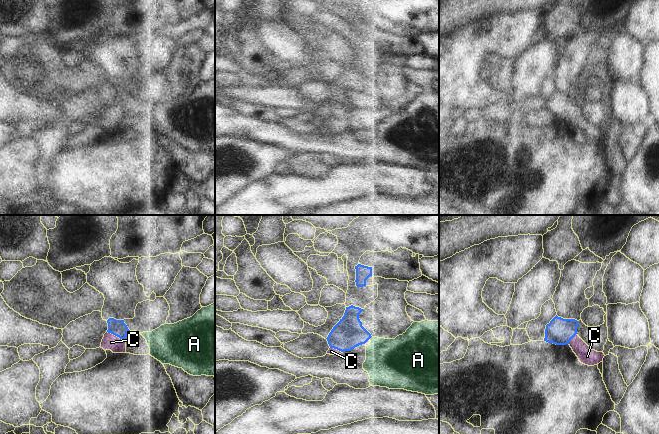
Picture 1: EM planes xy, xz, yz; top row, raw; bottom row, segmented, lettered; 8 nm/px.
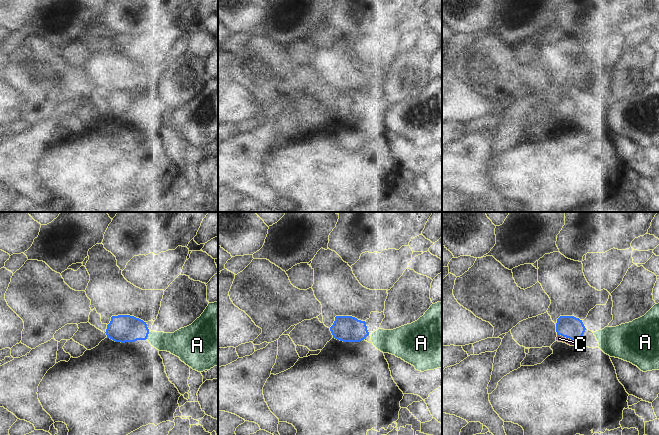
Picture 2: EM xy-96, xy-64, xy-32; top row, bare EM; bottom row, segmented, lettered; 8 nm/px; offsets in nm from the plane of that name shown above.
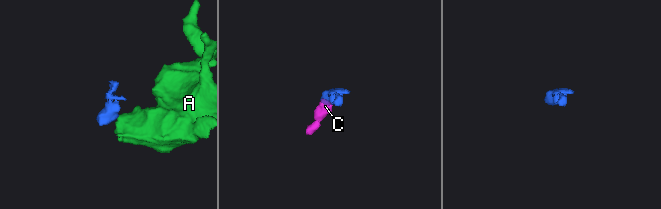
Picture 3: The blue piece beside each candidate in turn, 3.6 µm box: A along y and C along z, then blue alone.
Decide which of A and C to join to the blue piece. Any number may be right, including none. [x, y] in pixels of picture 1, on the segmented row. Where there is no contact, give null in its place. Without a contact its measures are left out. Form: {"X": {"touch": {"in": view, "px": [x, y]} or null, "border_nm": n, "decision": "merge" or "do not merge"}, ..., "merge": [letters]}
{"A": {"touch": {"in": "xz", "px": [370, 337]}, "border_nm": 30, "decision": "do not merge"}, "C": {"touch": {"in": "xy", "px": [116, 335]}, "border_nm": 170, "decision": "merge"}, "merge": ["C"]}

